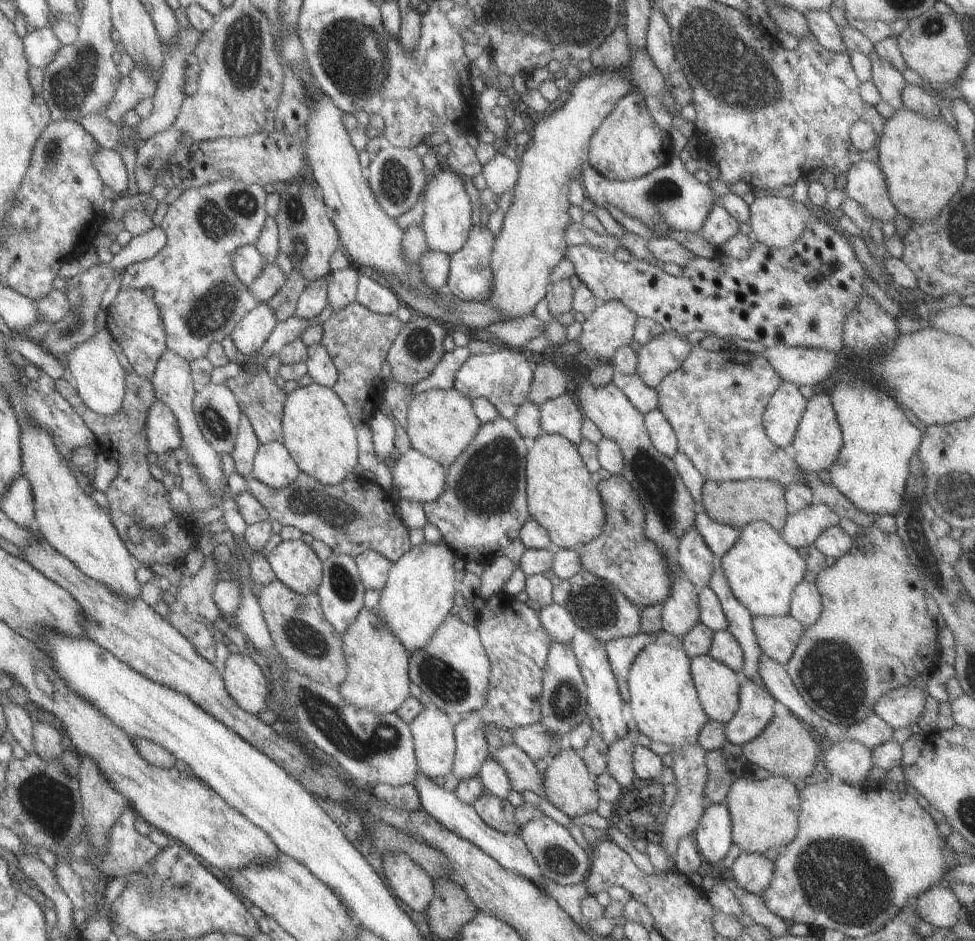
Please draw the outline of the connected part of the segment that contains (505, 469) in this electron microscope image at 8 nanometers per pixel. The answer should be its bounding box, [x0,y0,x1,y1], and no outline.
[421,415,534,566]

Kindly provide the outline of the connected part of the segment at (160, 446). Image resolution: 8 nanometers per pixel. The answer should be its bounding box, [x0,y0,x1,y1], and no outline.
[144,399,182,454]

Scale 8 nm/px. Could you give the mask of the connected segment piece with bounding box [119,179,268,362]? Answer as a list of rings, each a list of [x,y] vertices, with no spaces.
[[[221,179],[206,185],[201,185],[200,187],[185,189],[175,201],[167,205],[165,215],[158,225],[166,236],[163,248],[151,258],[131,263],[123,269],[119,289],[132,288],[141,291],[143,288],[153,288],[152,299],[155,306],[159,309],[162,327],[165,333],[164,345],[167,350],[182,356],[187,362],[195,358],[204,358],[211,343],[220,342],[222,338],[225,338],[225,336],[233,330],[233,327],[239,320],[241,320],[241,318],[243,318],[243,316],[245,316],[254,306],[261,304],[256,298],[253,298],[253,295],[248,291],[248,288],[236,277],[236,274],[232,269],[231,255],[236,248],[243,245],[253,245],[257,240],[263,223],[268,217],[264,209],[265,196],[267,196],[267,193],[263,191],[262,186],[250,185],[237,179]]]

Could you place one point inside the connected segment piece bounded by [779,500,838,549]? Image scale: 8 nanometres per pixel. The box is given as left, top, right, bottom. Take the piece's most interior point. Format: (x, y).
(800, 529)

